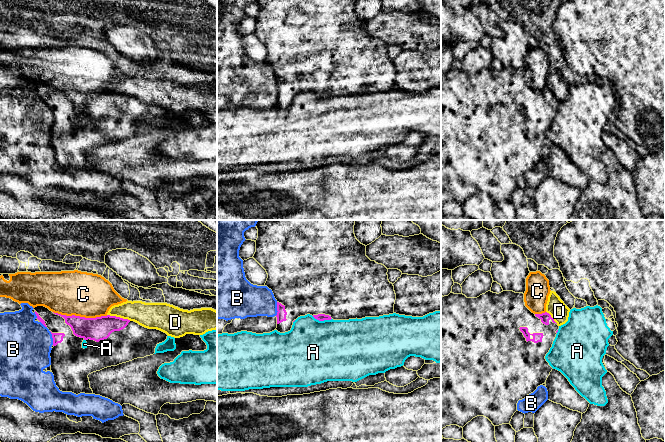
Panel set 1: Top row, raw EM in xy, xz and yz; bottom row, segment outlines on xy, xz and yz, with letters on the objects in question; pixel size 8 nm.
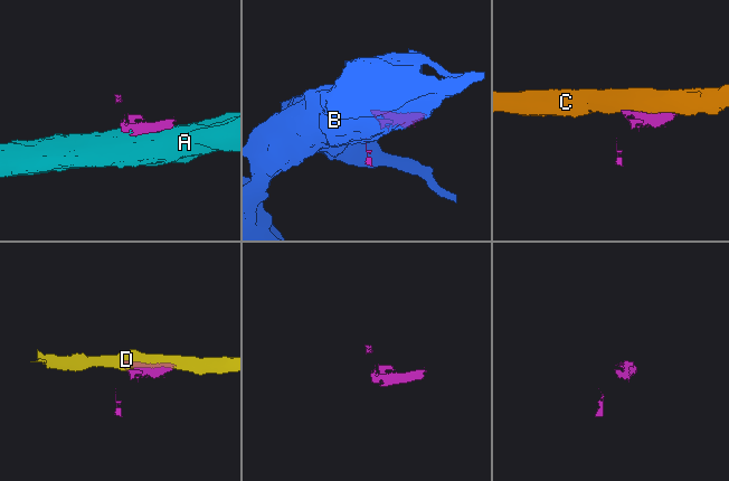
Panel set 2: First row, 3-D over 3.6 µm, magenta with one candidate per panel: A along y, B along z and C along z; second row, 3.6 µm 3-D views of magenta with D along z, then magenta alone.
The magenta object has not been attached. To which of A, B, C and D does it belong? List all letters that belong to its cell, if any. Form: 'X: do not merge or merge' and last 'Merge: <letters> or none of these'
A: do not merge
B: do not merge
C: do not merge
D: do not merge
Merge: none of these

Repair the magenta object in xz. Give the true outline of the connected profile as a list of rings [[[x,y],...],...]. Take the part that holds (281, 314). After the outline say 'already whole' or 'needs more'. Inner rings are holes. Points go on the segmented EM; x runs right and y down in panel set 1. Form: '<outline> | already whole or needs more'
[[[259,220],[256,224],[258,238],[256,240],[256,252],[253,258],[266,270],[268,274],[265,286],[272,290],[277,300],[277,328],[280,333],[291,330],[293,322],[300,316],[312,315],[319,321],[324,320],[349,320],[362,319],[365,317],[379,317],[394,313],[396,294],[394,286],[388,280],[388,269],[366,256],[366,246],[361,244],[354,234],[354,220]]] | needs more

